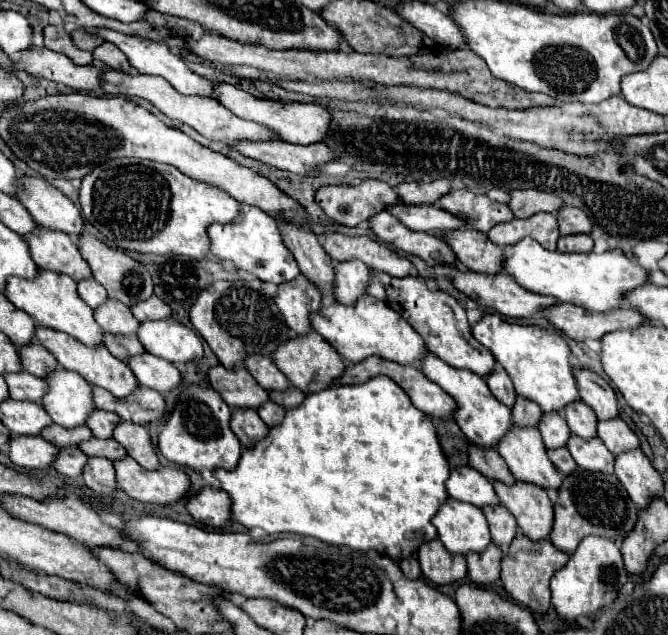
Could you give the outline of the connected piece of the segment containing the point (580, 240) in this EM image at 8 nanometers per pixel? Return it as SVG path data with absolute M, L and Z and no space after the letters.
M572 234L572 236L562 236L558 240L558 250L560 252L592 252L592 238L588 234Z

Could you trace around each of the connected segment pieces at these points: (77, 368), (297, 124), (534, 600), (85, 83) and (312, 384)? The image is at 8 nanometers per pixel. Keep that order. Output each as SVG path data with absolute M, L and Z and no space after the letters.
M38 326L34 336L44 348L50 350L50 354L58 360L60 366L64 366L66 370L78 372L90 384L96 384L96 386L108 390L112 396L124 398L136 390L138 380L132 376L132 370L124 362L120 362L118 358L108 354L106 346L100 346L100 350L92 350L92 346L80 346L80 342L76 342L76 338L68 338L68 334L56 334L56 330L44 330L44 326Z
M218 84L216 92L218 92L218 100L230 112L234 112L236 116L240 116L244 120L252 120L252 122L272 128L286 142L308 146L308 144L316 144L316 142L324 142L328 138L328 130L332 126L332 112L320 102L284 104L284 102L274 102L274 100L258 100L252 94L240 90L236 86L230 86L230 84Z
M518 532L508 548L508 554L502 558L500 580L504 584L504 590L508 592L508 596L514 602L528 608L530 612L544 614L550 608L550 588L548 588L550 578L566 562L568 562L568 554L558 550L556 546L552 546L552 542L548 538L540 540L540 542L532 542L522 532Z
M32 48L26 54L22 52L22 60L14 62L14 66L18 70L26 70L32 76L42 76L52 82L60 82L74 90L84 90L84 92L100 90L100 78L104 72L94 64L78 66L68 56L60 52L52 52L48 48Z
M310 330L304 336L292 336L288 342L284 342L284 346L278 346L272 352L272 360L278 366L278 370L282 370L282 374L292 382L292 386L300 388L304 394L330 388L334 380L340 378L346 368L340 354L332 350L332 346L324 342L324 338L320 338L320 334L316 334L314 330Z

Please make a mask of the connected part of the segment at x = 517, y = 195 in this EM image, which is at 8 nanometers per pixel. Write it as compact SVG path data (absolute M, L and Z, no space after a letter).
M514 190L510 192L510 208L516 218L530 218L536 212L558 212L564 202L550 192Z

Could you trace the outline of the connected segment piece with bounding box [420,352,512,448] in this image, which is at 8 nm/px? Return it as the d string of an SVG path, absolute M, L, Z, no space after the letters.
M430 352L422 358L420 370L422 370L422 374L426 374L426 378L440 384L454 398L456 410L452 414L452 420L460 426L460 430L464 432L464 436L470 442L474 442L476 446L482 446L482 448L486 448L486 446L494 448L496 442L510 430L510 426L512 426L510 408L492 396L492 392L488 390L488 384L484 382L482 376L478 376L470 370L456 370Z

